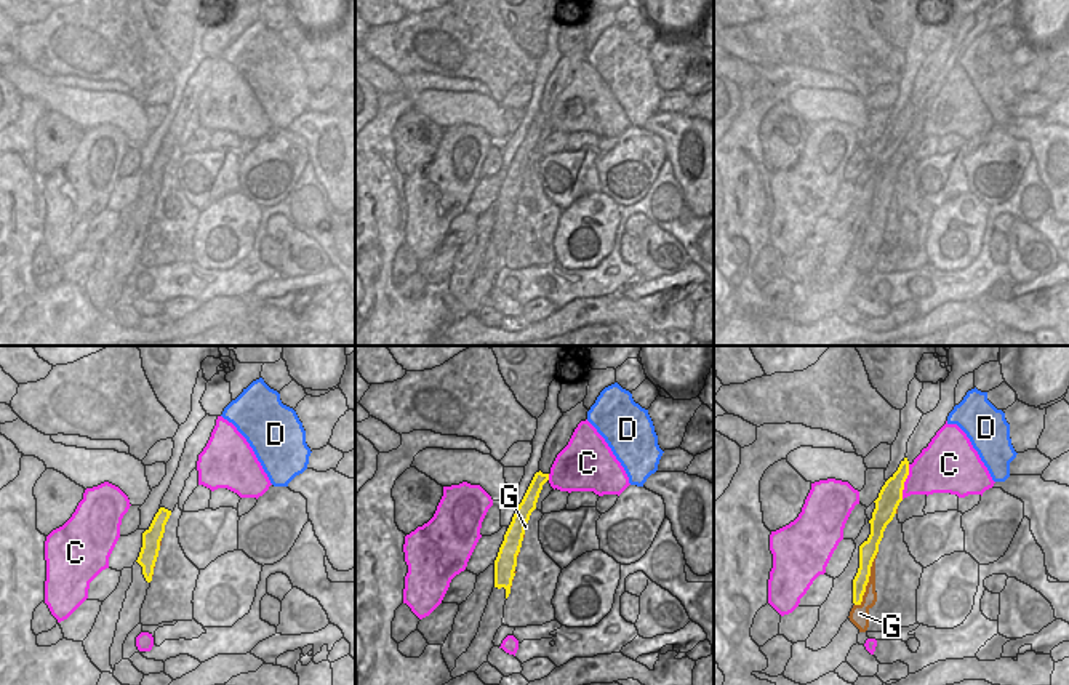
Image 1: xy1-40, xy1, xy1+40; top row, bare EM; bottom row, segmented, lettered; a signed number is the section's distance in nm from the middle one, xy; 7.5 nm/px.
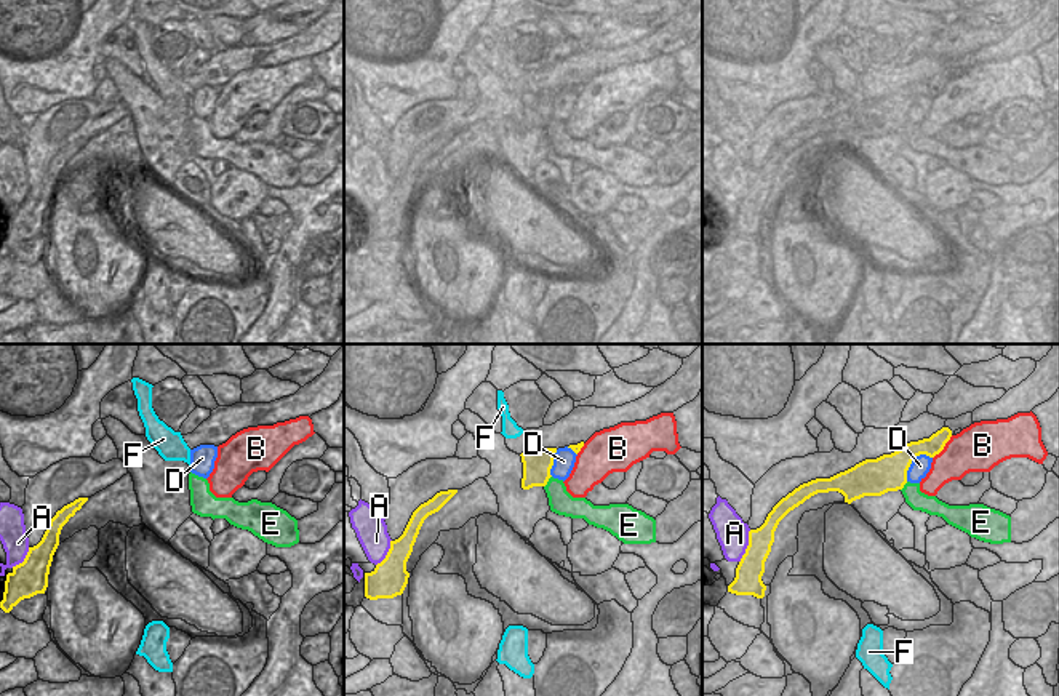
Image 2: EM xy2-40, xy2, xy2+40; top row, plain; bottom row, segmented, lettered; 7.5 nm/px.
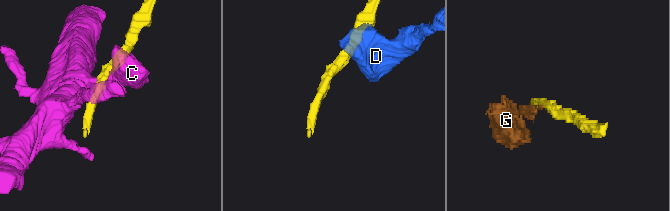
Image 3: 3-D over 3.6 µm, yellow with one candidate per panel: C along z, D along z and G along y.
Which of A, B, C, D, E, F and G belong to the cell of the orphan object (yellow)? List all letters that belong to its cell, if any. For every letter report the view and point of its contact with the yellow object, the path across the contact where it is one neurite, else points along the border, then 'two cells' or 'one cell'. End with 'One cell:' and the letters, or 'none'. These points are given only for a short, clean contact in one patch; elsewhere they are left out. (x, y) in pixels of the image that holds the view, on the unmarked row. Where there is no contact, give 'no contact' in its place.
A: meets yellow in xy2+40 at (747, 188); border along xy2+40 (751, 172), (746, 194), (739, 204); two cells
B: meets yellow in xy2+40 at (944, 87); two cells
C: meets yellow in xy1+40 at (904, 122); two cells
D: meets yellow in xy2+40 at (912, 101); two cells
E: meets yellow in xy2 at (547, 122); border along xy2 (551, 117), (544, 128); two cells
F: no contact; two cells
G: meets yellow in xy1+40 at (868, 221); one cell
One cell: G

